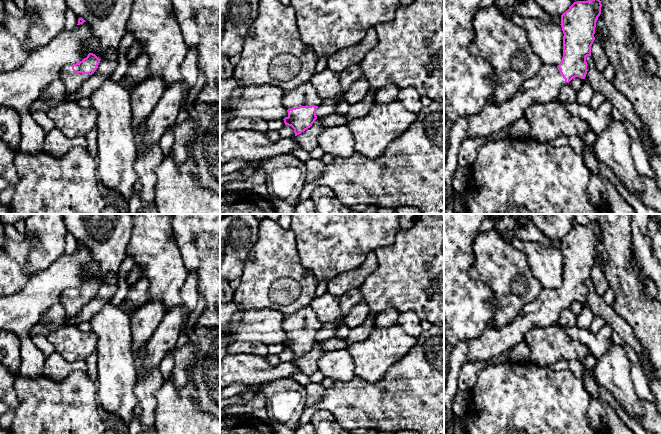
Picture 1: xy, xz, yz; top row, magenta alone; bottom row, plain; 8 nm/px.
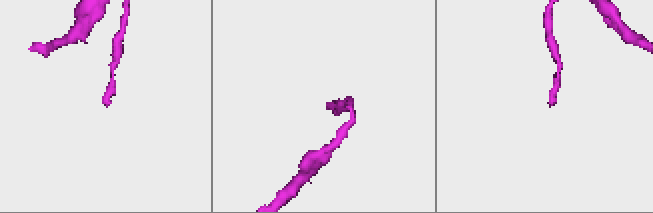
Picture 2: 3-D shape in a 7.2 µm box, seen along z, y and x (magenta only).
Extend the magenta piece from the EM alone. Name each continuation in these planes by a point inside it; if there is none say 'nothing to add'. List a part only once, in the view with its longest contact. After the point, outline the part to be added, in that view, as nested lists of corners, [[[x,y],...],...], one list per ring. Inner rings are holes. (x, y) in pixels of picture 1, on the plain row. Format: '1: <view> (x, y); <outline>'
1: xz (303, 319); [[[310,305],[300,308],[296,312],[285,315],[283,329],[287,334],[299,330],[319,330],[322,324],[318,321]]]

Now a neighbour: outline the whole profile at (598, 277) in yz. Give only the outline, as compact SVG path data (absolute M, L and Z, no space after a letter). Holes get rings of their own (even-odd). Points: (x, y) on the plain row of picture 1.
M604 262L595 263L591 270L591 281L594 283L595 290L599 295L604 295L609 288L603 264Z

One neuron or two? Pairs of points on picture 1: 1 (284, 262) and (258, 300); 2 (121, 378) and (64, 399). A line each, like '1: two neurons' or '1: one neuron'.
1: one neuron
2: two neurons

